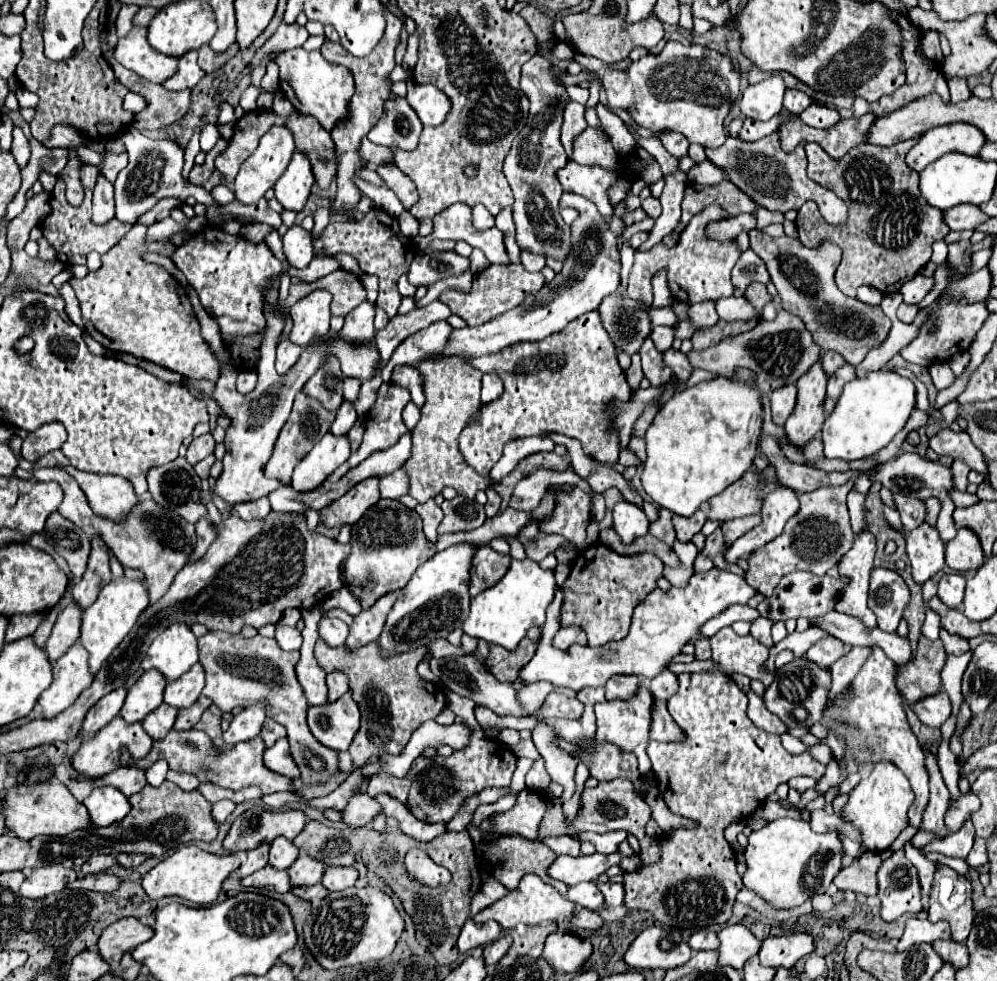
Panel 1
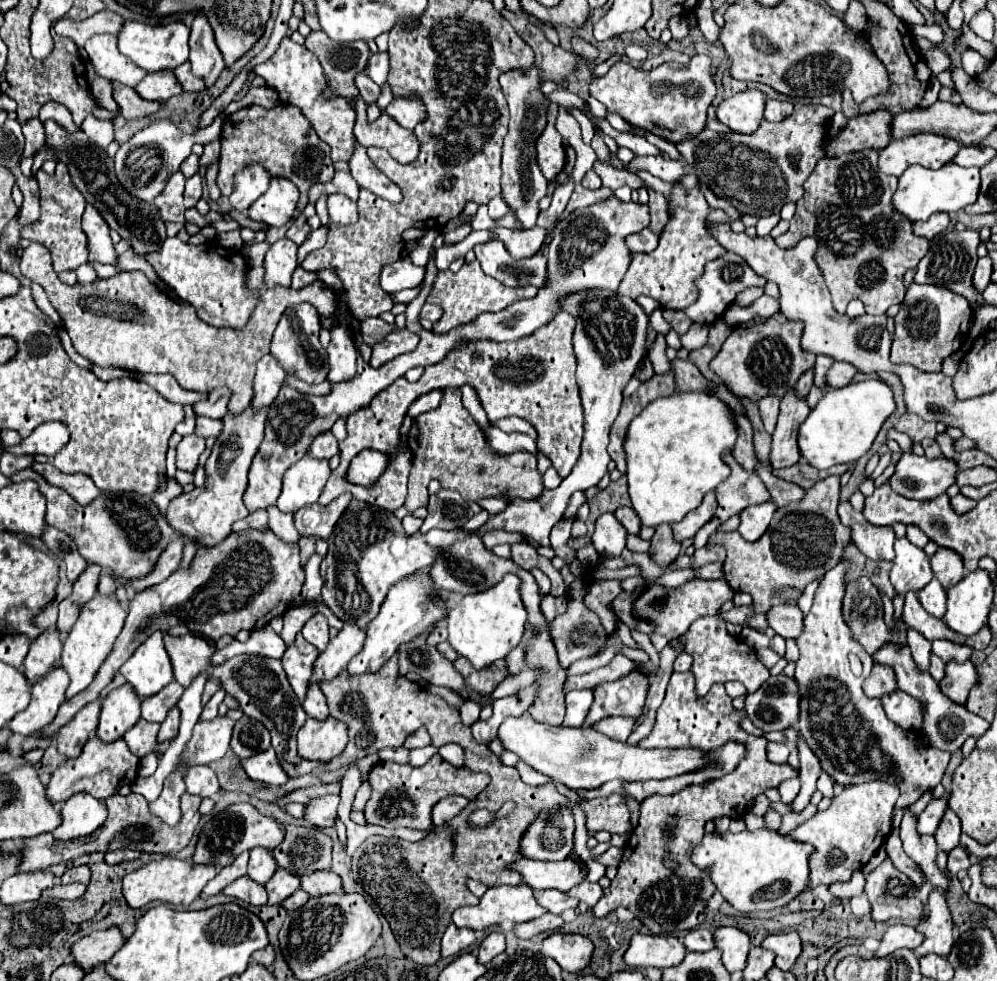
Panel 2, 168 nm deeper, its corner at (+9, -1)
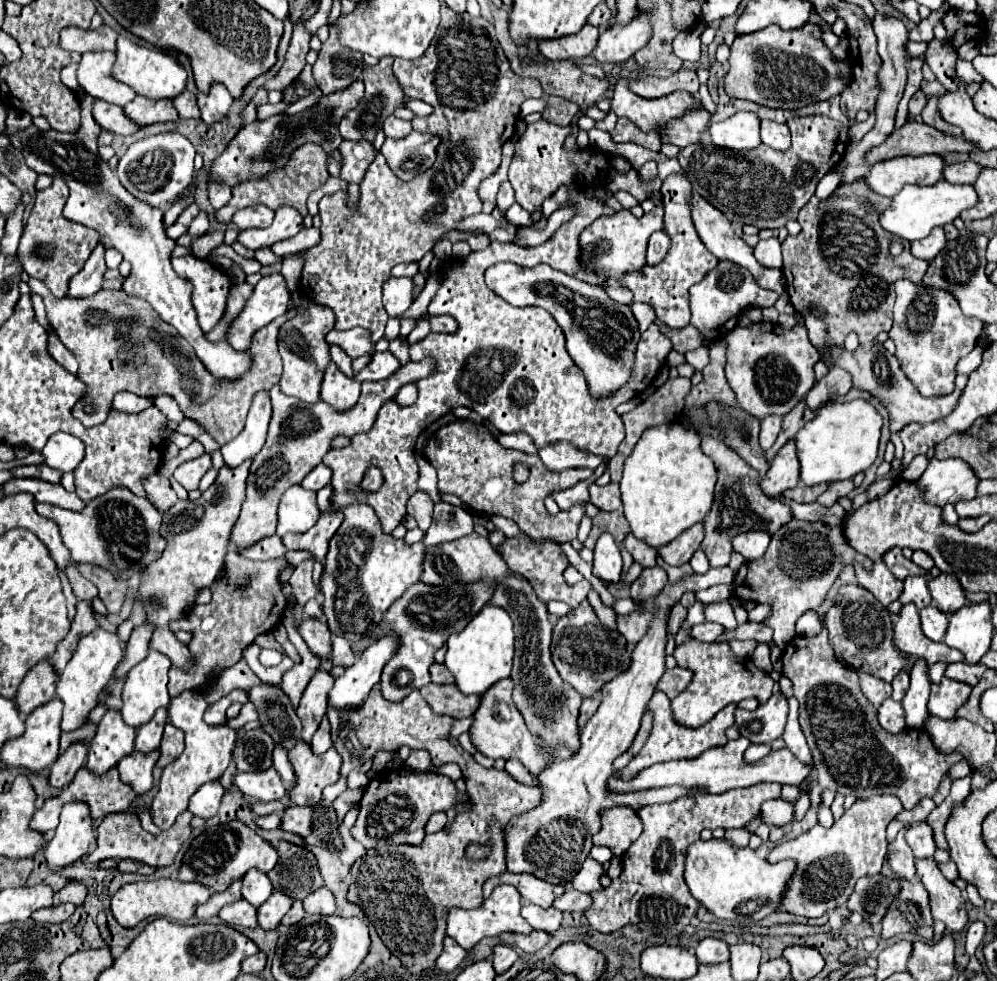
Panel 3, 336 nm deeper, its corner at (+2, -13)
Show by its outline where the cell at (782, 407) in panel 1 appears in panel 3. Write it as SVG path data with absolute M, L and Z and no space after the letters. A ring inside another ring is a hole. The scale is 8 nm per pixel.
M765 416L761 420L761 434L759 434L759 442L763 450L769 450L773 446L773 442L777 440L777 434L781 432L781 416Z

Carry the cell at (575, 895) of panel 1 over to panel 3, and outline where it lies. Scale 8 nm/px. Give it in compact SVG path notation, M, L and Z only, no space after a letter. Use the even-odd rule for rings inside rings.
M535 904L523 906L523 918L535 928L545 932L555 932L563 922L563 912L557 908L539 908Z

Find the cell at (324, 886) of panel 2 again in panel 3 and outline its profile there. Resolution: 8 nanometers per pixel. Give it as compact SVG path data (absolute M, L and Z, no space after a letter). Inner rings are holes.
M317 888L315 892L311 892L305 900L303 900L305 912L307 914L333 914L337 910L335 904L335 896L329 888Z

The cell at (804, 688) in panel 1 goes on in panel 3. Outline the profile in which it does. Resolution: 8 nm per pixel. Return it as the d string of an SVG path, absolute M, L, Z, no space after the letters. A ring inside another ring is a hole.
M777 692L767 704L755 710L737 708L735 724L741 736L751 740L753 744L771 744L773 740L783 736L783 728L787 724L787 698L781 692Z

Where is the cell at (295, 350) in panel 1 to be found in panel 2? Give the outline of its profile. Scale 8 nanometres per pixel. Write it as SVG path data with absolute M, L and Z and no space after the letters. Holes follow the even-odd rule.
M264 356L258 364L256 364L256 376L254 376L254 396L252 396L252 408L260 410L266 408L274 402L280 386L284 382L284 372L280 372L280 366L276 364L276 360L272 360L272 356Z

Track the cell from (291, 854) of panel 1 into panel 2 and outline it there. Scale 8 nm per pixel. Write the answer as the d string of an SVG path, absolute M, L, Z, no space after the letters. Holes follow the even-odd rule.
M264 848L250 850L248 860L248 878L252 878L256 884L264 884L270 880L270 876L276 872L276 862L272 860L272 852Z

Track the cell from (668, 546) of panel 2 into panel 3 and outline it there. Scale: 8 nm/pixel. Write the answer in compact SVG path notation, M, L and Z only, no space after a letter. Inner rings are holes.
M661 566L645 568L641 576L631 584L631 598L645 600L649 596L657 596L667 584L667 572Z

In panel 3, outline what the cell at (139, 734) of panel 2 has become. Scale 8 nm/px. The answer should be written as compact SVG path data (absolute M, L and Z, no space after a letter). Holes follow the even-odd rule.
M159 750L155 752L131 752L127 754L119 764L119 774L121 774L121 780L125 784L131 784L131 788L141 796L141 794L147 794L151 788L153 788L153 768L155 768L155 762L159 758Z

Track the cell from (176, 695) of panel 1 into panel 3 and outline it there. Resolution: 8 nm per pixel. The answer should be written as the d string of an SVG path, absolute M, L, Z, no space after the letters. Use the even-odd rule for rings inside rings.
M159 708L159 712L155 712L155 716L147 724L143 724L143 728L137 728L135 750L149 752L149 750L159 748L159 740L161 740L165 722L167 722L167 710Z

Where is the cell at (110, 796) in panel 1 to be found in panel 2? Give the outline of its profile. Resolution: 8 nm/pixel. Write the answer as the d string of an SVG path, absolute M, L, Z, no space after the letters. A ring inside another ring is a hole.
M80 792L76 796L70 796L62 810L62 824L52 832L56 840L74 840L82 836L90 836L100 824L106 820L106 806L104 802Z

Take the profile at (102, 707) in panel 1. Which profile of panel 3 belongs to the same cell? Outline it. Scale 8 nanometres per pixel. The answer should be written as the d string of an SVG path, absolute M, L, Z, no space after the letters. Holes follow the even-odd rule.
M87 740L75 742L55 760L55 764L51 766L51 772L49 772L51 786L63 788L73 780L77 770L83 768L83 764L87 760L87 748L89 748Z

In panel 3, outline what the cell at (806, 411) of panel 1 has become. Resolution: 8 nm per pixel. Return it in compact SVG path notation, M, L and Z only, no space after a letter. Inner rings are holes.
M789 440L779 456L771 462L767 476L761 480L761 488L767 496L777 496L787 488L795 488L799 484L799 460L795 456L795 440Z

